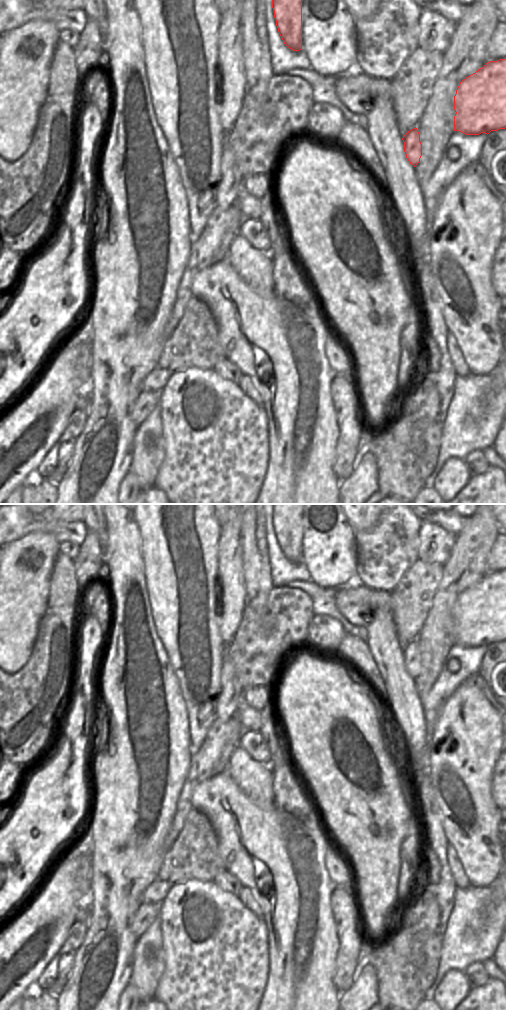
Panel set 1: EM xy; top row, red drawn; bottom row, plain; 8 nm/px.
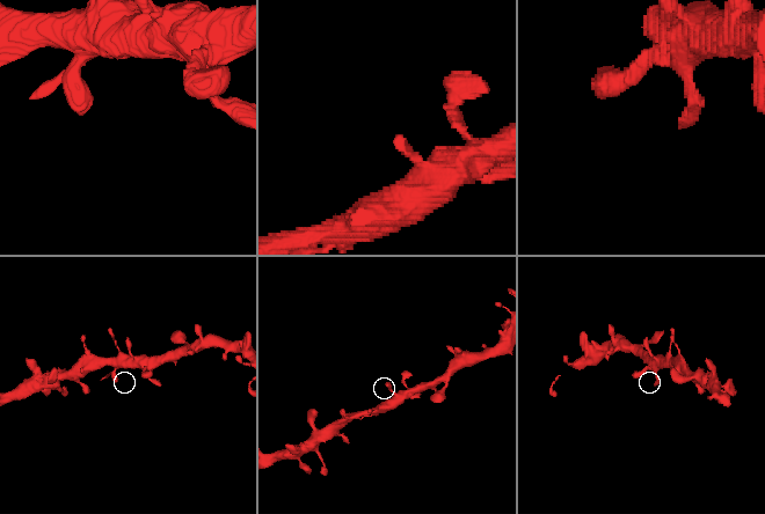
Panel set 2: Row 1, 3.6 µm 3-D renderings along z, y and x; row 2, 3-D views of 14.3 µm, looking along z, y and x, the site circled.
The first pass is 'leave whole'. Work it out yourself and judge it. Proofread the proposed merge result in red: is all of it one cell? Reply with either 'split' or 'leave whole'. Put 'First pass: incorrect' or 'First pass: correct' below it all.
leave whole
First pass: correct

